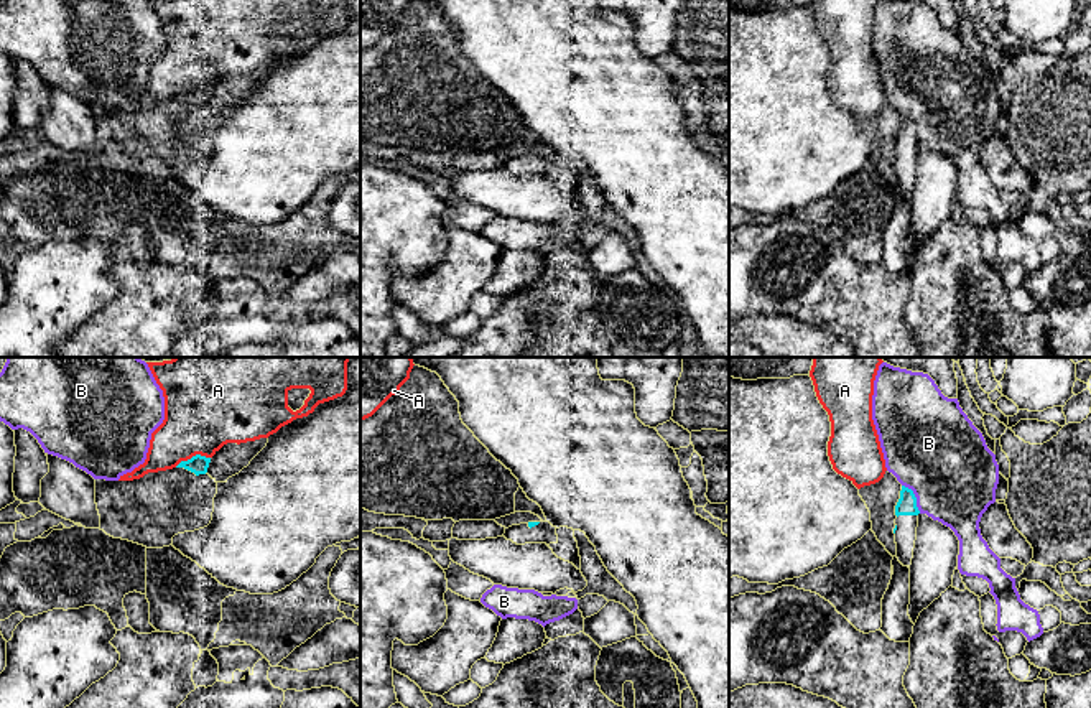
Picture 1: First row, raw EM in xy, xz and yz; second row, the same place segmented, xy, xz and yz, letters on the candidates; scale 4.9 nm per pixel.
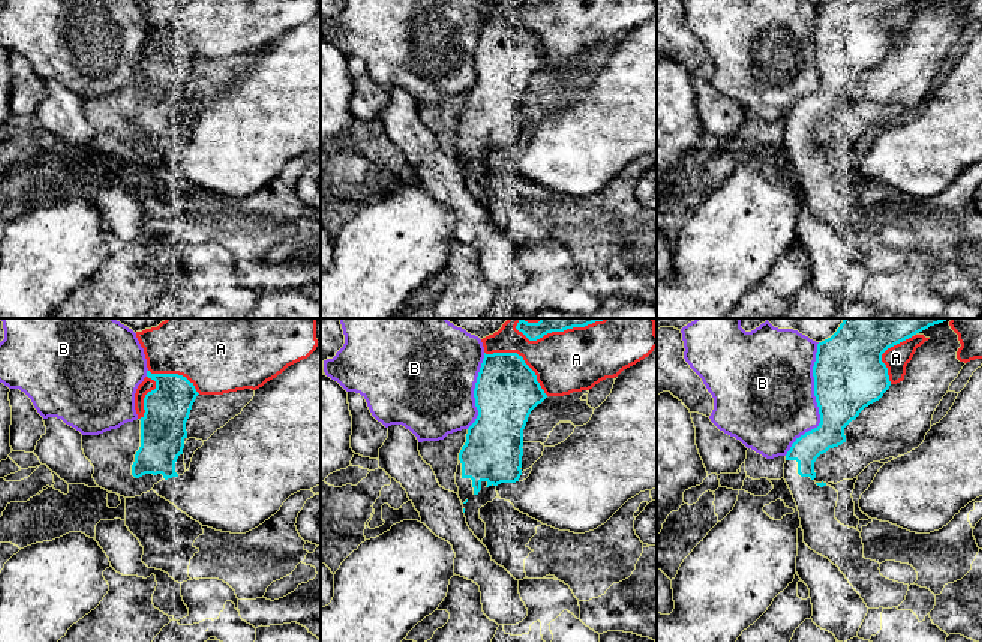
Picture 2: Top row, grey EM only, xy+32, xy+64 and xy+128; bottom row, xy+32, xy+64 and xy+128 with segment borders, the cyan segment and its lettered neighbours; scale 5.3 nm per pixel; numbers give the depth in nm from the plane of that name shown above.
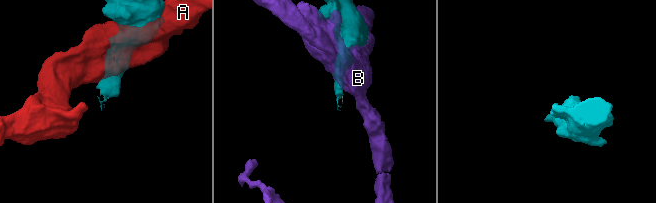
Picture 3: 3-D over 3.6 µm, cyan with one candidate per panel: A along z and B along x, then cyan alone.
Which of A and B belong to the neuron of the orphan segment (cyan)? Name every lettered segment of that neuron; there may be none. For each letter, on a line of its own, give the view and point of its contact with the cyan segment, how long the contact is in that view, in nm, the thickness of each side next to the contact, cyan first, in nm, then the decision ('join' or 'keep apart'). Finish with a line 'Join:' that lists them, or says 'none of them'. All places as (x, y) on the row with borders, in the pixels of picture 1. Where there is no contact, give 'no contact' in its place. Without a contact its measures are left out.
A: xy (193, 456) | 180 nm | 90/400 nm | keep apart
B: yz (915, 498) | 170 nm | 100/440 nm | keep apart
Join: none of them

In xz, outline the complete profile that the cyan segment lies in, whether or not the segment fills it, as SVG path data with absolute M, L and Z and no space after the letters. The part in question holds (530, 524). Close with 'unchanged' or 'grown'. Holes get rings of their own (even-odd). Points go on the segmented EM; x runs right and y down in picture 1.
M528 522L505 529L504 537L517 545L558 543L556 527L550 522Z; grown

